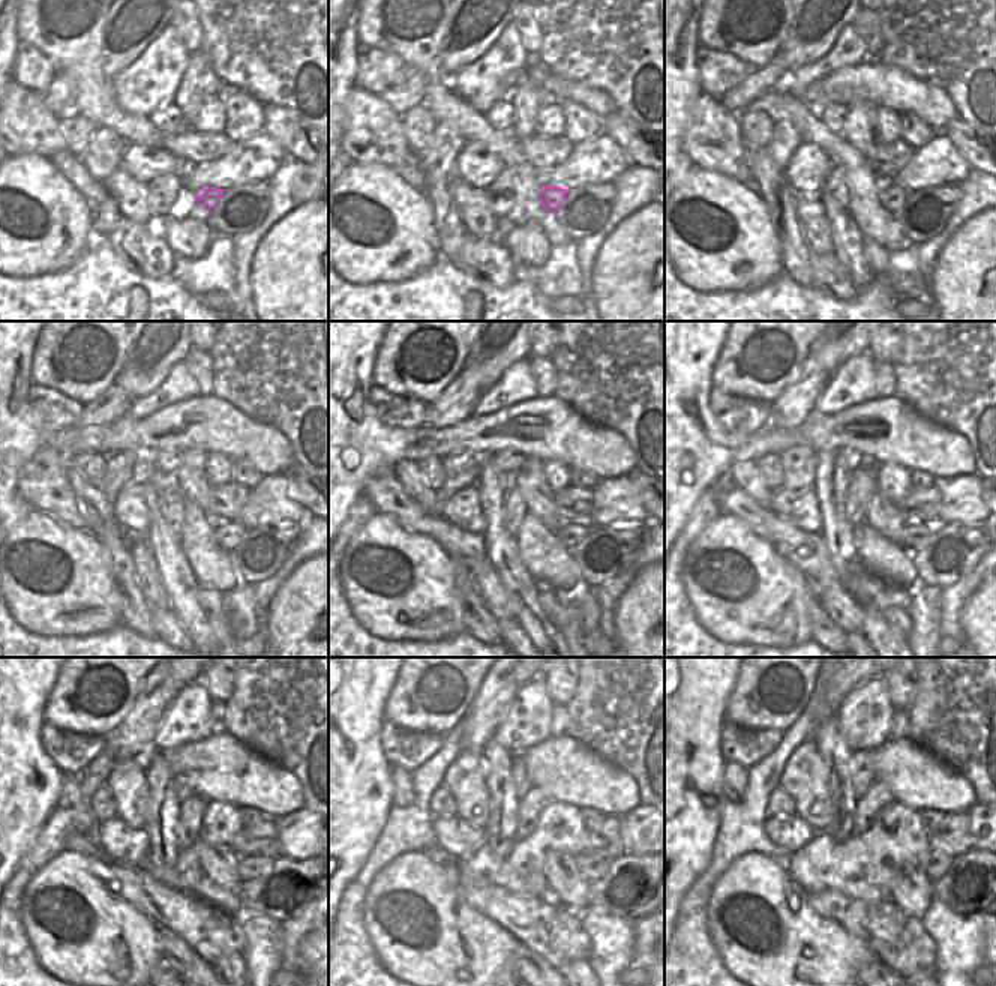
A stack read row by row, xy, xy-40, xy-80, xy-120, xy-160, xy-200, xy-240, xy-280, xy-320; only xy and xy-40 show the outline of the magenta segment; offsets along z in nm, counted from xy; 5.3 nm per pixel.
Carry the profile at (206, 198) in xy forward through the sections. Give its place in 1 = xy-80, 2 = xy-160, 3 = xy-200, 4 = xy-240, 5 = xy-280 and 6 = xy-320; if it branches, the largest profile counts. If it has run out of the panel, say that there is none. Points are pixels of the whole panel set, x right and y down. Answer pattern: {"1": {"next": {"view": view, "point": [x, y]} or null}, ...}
{"1": {"next": {"view": "xy-80", "point": [893, 197]}}, "2": {"next": {"view": "xy-160", "point": [569, 535]}}, "3": {"next": {"view": "xy-200", "point": [917, 532]}}, "4": {"next": {"view": "xy-240", "point": [249, 866]}}, "5": {"next": {"view": "xy-280", "point": [593, 866]}}, "6": {"next": {"view": "xy-320", "point": [935, 865]}}}

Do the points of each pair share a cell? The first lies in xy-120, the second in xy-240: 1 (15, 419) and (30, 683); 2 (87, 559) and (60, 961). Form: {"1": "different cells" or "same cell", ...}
{"1": "same cell", "2": "same cell"}

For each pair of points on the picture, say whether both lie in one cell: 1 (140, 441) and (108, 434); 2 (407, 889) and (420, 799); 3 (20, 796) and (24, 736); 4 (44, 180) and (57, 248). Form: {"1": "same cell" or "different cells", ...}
{"1": "same cell", "2": "different cells", "3": "same cell", "4": "same cell"}

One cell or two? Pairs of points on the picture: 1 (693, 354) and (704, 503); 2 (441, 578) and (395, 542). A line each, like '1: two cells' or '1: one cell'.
1: two cells
2: one cell

